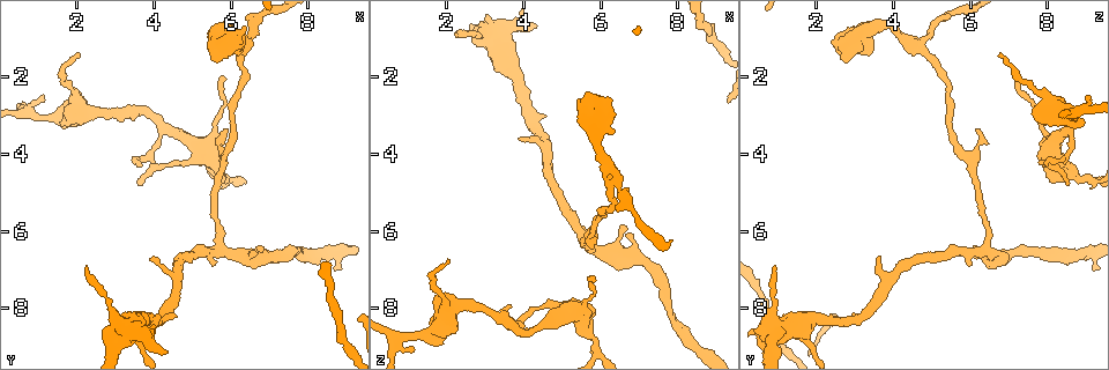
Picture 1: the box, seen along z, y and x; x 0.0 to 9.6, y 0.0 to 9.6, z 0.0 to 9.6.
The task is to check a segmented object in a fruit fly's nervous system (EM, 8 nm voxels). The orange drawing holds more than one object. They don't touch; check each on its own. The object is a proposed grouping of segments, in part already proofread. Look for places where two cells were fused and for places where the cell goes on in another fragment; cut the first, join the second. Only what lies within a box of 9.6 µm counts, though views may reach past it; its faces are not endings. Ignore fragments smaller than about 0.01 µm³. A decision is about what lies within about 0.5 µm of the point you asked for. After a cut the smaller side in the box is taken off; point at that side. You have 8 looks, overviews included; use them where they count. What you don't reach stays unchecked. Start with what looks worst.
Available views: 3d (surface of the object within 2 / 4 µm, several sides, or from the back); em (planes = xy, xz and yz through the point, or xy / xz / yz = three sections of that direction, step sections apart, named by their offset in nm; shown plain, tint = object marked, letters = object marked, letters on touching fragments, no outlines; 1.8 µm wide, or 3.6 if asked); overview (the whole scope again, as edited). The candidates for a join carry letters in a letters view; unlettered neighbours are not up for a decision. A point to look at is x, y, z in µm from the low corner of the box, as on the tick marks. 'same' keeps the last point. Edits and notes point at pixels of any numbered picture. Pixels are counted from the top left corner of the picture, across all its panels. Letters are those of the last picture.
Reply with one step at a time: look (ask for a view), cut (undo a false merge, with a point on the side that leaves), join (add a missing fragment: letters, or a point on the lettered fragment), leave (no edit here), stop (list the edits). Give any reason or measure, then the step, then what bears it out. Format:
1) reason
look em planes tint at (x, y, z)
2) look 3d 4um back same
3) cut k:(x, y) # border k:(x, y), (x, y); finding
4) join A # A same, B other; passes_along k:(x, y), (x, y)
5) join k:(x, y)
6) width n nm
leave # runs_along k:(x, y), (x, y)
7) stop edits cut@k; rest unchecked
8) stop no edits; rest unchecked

arms run side by side
look em 3.6um planes letters at (2.05, 2.90, 8.20)

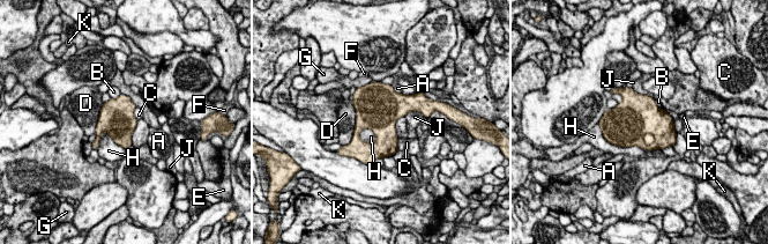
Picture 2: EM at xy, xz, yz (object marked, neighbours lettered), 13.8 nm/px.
longest_contact H 700 nm
leave # A other, B other, C other, D other, E other, F other, G other, H other, J other, K other; border 2:(601, 130), (611, 143), (645, 150); continuous, no second cell

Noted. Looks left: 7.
two arms at a narrow angle
look 3d 4um at (3.20, 8.80, 0.85)

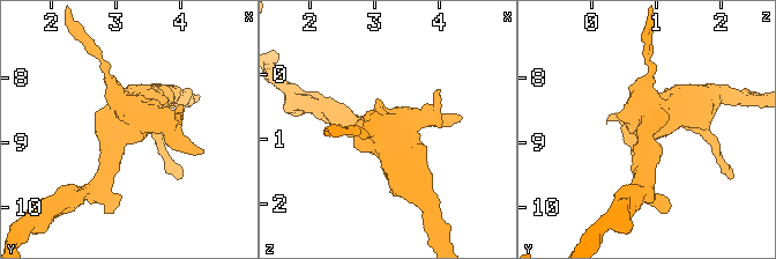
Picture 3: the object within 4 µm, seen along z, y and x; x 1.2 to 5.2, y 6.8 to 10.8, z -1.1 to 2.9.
shape alone is not enough
look em 3.6um planes letters at (3.20, 8.85, 0.85)

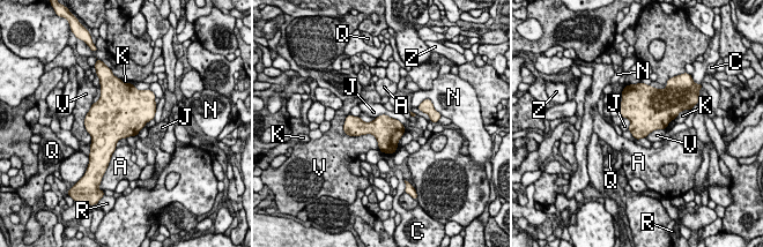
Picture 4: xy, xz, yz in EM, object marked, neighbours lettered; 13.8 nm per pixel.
width 380 nm
leave # A other, C other, J other, K other, N other, Q other, R other, V other, Z other; border 4:(375, 118), (387, 114), (404, 124); all the same cell

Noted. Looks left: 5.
closes a loop
look 3d 4um back at (3.95, 4.00, 8.55)

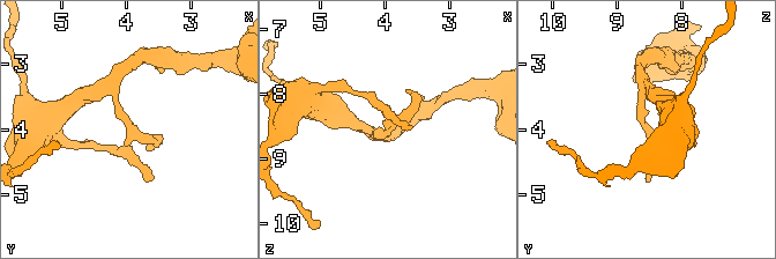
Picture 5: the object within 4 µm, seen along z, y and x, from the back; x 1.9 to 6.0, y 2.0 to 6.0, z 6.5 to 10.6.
now the EM
look em xy step 16 tint at (3.90, 4.00, 8.55)

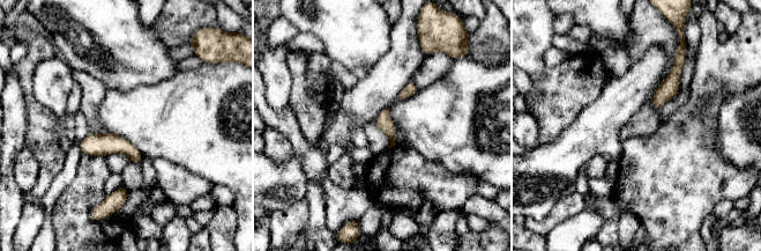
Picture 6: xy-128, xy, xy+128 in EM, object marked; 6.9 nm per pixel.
see the neighbours
look em xy step 16 letters same

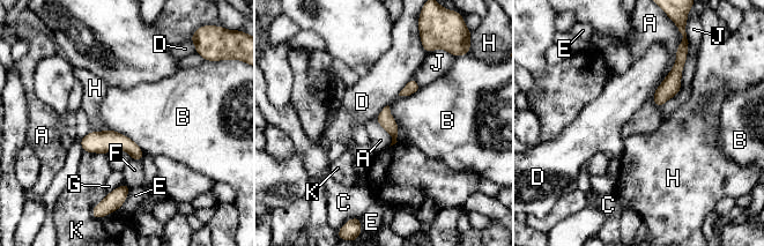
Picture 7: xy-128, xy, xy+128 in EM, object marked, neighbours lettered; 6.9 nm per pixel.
width 60 nm
leave # A other, B other, C other, D other, E other, F other, G other, H other, J other, K other; runs_along 7:(83, 143), (126, 143), (140, 153); one cell here

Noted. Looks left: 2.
stop no edits; rest unchecked

